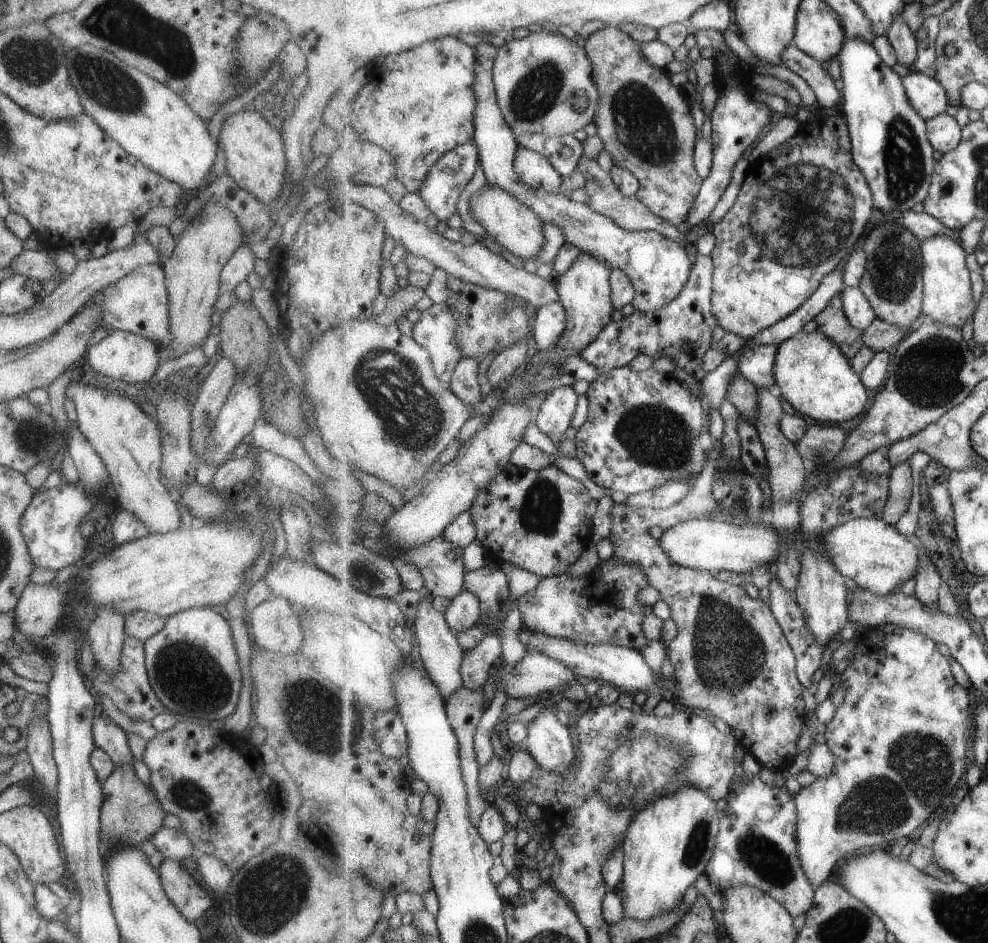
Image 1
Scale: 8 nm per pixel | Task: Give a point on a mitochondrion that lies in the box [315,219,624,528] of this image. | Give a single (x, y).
(409, 416)

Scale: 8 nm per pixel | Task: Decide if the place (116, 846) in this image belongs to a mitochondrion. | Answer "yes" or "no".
no

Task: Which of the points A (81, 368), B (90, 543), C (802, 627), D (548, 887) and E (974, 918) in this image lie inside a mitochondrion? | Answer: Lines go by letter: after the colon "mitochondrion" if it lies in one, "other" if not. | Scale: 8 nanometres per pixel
A: other
B: other
C: other
D: other
E: mitochondrion

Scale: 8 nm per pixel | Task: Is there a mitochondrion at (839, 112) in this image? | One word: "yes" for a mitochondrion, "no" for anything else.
no

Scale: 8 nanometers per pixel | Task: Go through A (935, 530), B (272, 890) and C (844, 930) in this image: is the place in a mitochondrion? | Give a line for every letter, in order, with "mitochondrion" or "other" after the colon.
A: other
B: mitochondrion
C: mitochondrion

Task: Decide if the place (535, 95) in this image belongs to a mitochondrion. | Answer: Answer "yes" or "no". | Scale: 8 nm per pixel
yes

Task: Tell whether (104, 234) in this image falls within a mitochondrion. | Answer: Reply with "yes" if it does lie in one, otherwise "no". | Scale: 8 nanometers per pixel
no

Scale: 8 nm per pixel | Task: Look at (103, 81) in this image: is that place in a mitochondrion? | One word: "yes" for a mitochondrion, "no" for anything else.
yes

